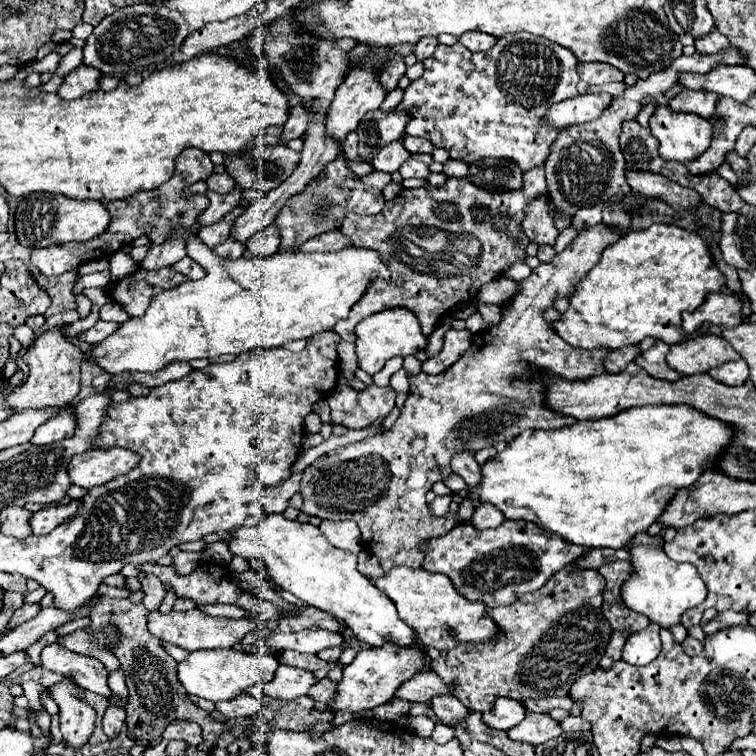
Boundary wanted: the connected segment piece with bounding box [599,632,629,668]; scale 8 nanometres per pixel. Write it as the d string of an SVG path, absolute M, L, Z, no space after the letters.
M613 632L611 642L607 644L605 654L603 654L601 662L599 662L599 668L609 668L615 660L621 658L621 654L623 654L623 644L627 642L627 638L629 638L627 632Z

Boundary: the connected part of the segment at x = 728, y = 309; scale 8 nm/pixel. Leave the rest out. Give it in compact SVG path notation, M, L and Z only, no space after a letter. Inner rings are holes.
M723 292L721 294L709 294L707 300L695 312L683 314L683 330L691 334L703 322L719 324L723 328L733 328L733 326L741 324L743 322L741 302L723 294Z

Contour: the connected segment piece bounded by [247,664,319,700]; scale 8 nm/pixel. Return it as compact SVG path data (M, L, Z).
M283 664L277 668L271 684L257 684L257 686L249 688L247 692L253 696L267 694L267 696L273 696L279 700L295 700L299 696L309 694L311 686L317 682L319 682L319 678L313 672Z

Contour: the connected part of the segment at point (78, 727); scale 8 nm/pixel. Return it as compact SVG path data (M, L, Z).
M71 680L55 684L49 692L59 704L63 742L71 748L83 748L95 730L95 710L79 698L79 688Z

